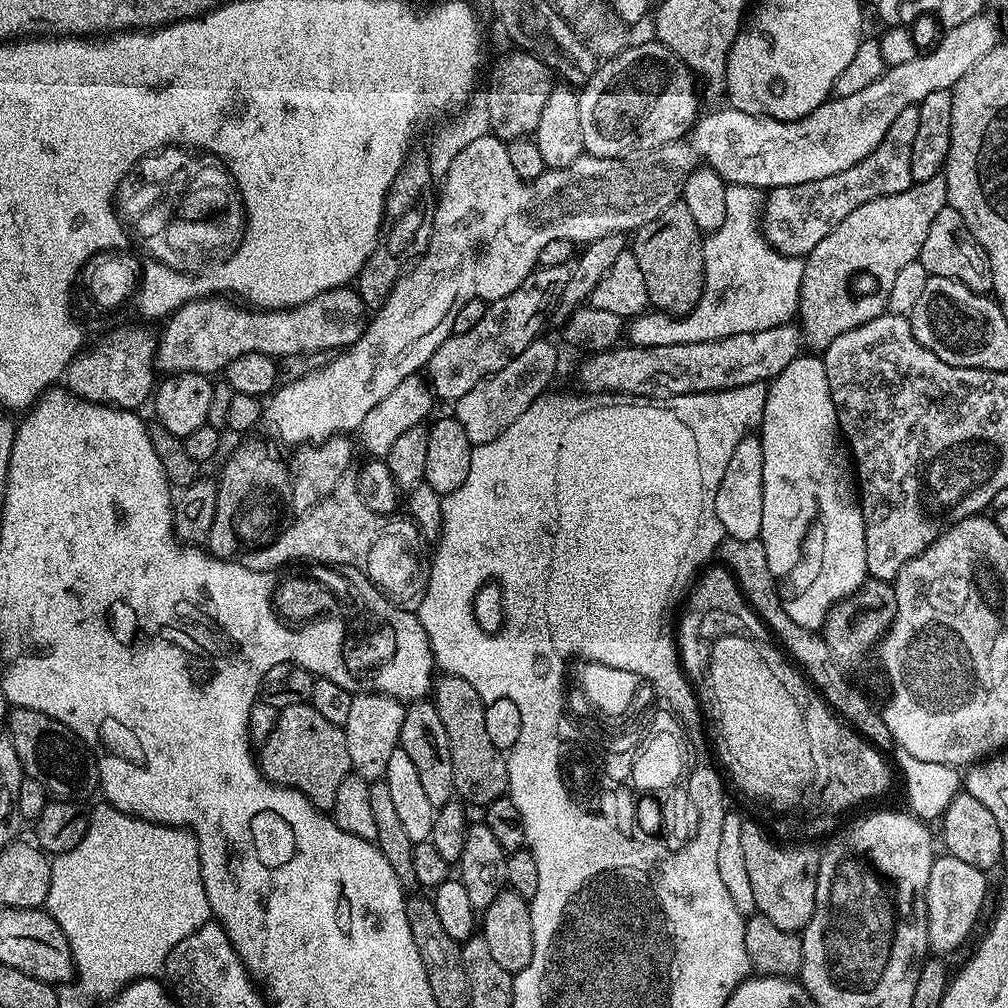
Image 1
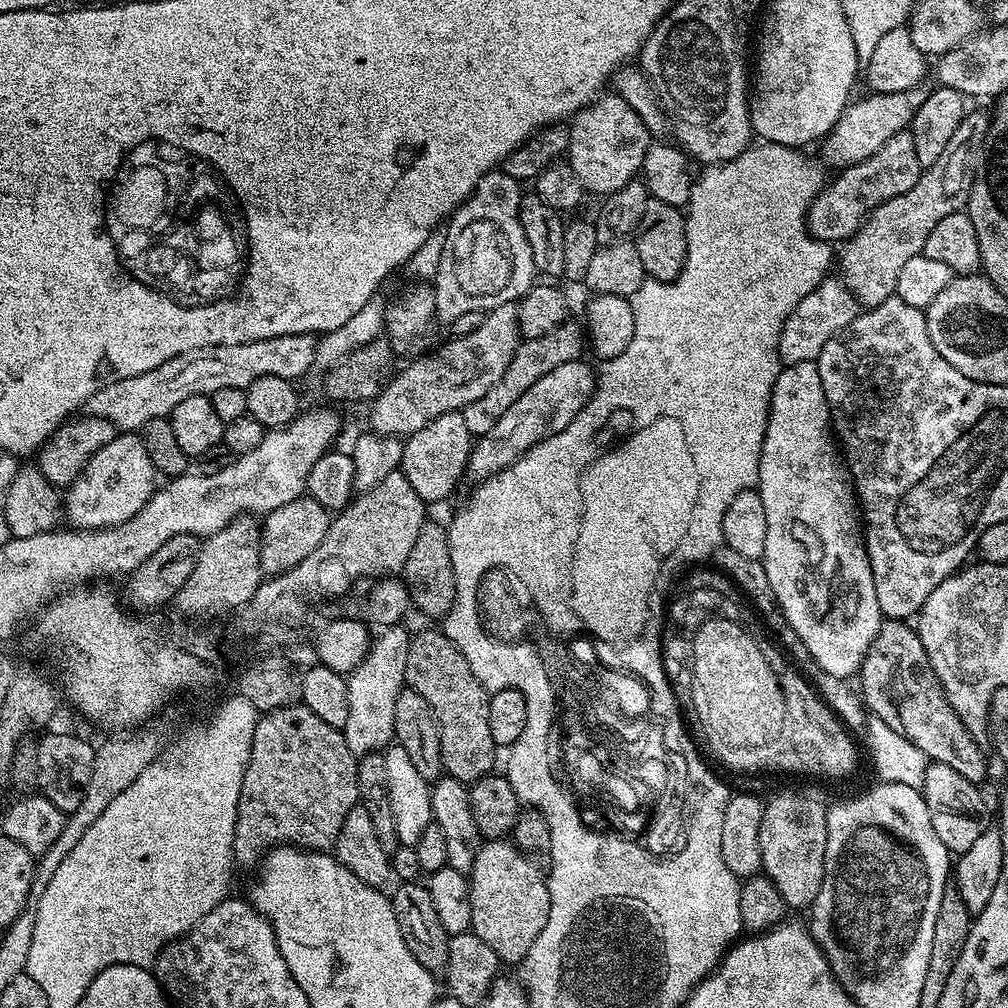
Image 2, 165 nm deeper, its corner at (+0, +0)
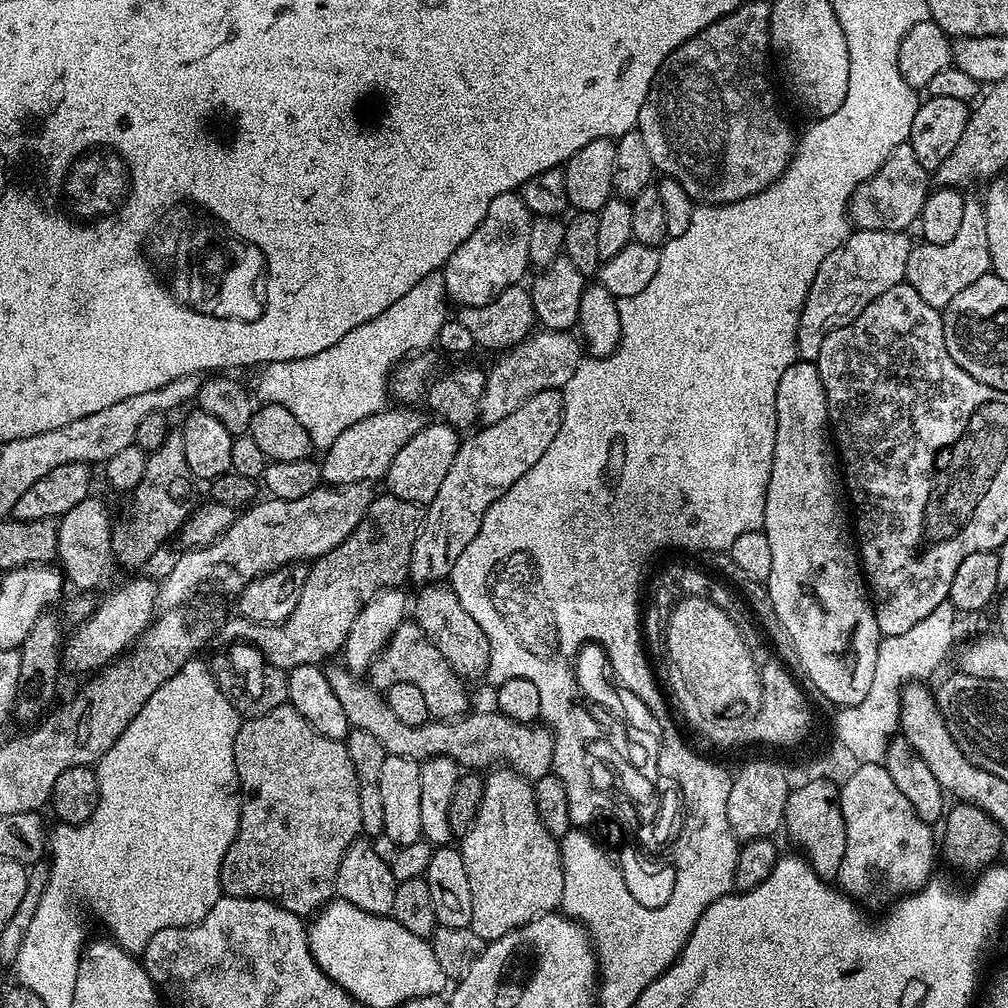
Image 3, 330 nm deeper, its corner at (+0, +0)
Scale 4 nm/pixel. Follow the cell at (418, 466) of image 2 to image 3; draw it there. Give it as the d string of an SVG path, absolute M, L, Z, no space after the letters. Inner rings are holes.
M443 422L425 423L423 428L394 454L394 462L390 462L390 470L386 477L387 491L393 496L417 506L427 506L434 494L438 494L438 486L442 486L442 478L454 463L454 454L460 449L461 433Z

